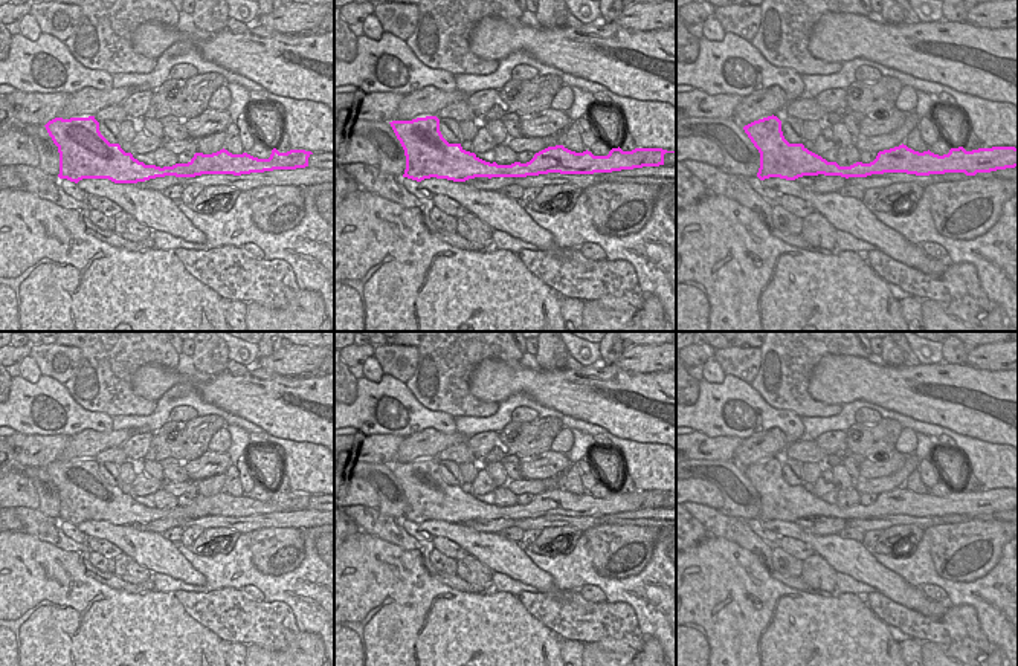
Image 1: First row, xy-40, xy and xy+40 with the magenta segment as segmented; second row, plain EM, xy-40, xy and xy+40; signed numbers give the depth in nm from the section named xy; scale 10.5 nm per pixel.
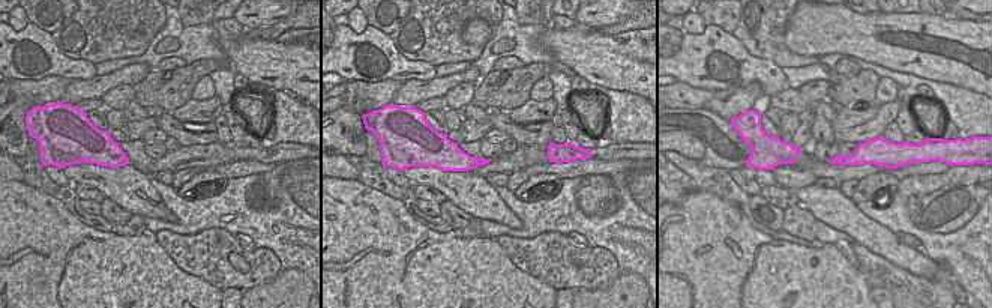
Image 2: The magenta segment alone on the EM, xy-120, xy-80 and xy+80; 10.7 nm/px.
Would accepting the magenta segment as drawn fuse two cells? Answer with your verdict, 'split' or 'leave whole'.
leave whole

